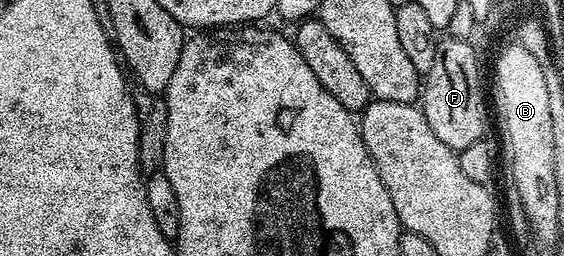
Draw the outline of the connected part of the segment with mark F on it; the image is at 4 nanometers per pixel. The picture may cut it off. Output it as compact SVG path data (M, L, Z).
M443 37L438 44L436 64L424 75L424 85L420 90L420 109L423 116L432 127L432 132L448 144L448 148L455 152L468 148L468 144L483 141L486 130L486 110L488 114L488 98L482 95L482 78L478 75L478 58L474 55L471 43L464 38Z

